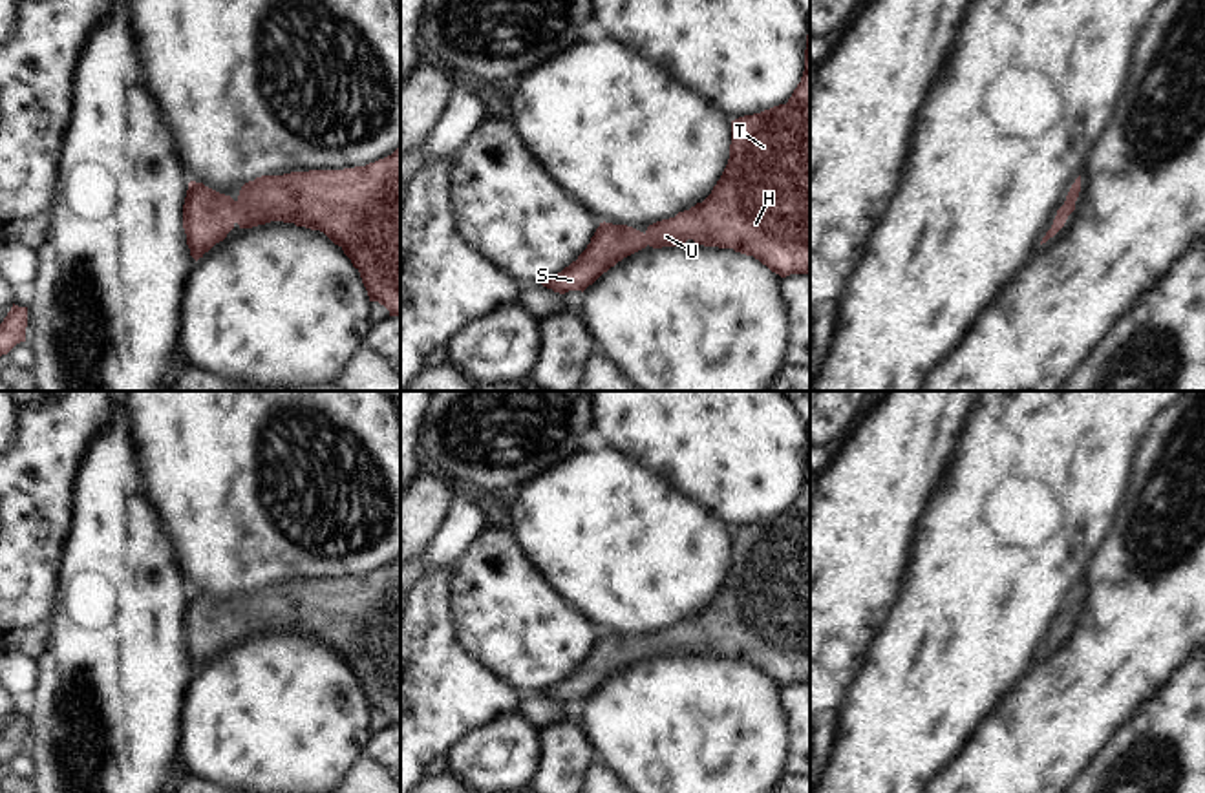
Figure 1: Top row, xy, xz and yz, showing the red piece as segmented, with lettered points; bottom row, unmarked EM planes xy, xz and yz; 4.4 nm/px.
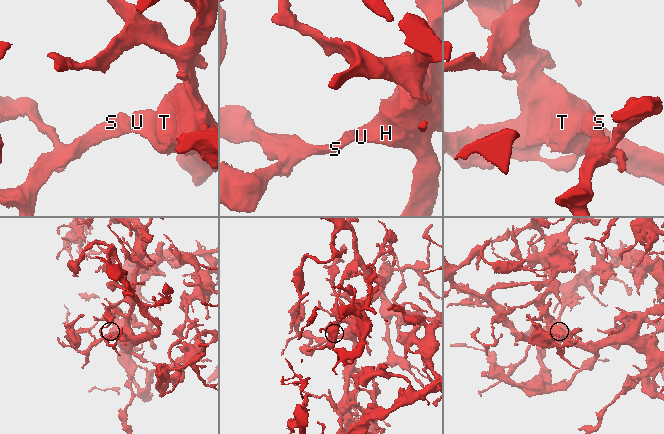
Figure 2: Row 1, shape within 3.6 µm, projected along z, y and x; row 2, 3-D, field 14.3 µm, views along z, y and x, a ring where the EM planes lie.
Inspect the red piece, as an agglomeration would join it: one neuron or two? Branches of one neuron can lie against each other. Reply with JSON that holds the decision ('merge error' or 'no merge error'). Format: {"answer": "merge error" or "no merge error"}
{"answer": "no merge error"}

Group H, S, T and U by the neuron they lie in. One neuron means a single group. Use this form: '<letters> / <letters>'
H S T U

